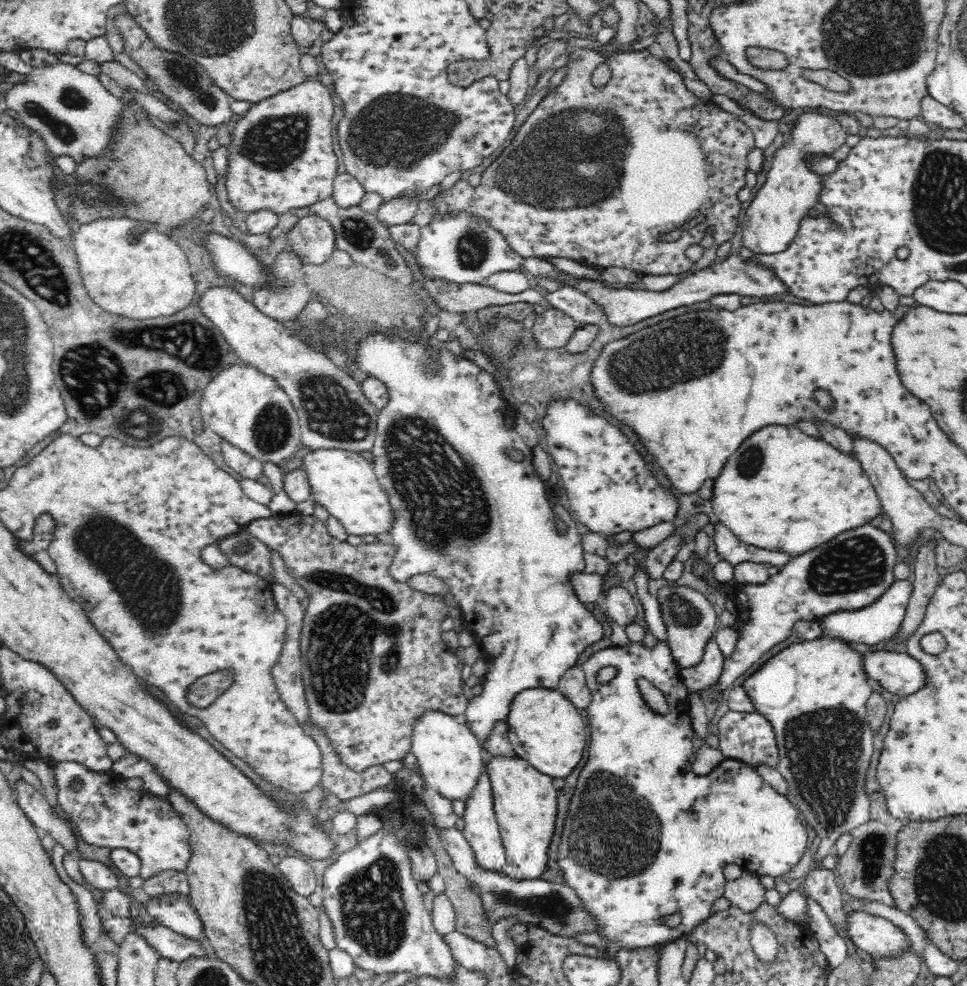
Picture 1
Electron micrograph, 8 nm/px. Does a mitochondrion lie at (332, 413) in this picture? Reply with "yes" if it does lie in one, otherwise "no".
yes

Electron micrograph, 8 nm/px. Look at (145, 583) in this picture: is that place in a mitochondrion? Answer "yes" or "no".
yes

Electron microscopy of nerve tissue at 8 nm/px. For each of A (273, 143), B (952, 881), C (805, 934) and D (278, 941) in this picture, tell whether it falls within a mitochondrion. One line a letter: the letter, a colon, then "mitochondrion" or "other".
A: mitochondrion
B: mitochondrion
C: other
D: mitochondrion

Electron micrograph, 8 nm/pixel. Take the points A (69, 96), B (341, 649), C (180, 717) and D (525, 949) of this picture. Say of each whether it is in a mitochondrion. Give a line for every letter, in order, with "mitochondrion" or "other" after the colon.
A: mitochondrion
B: mitochondrion
C: other
D: other

